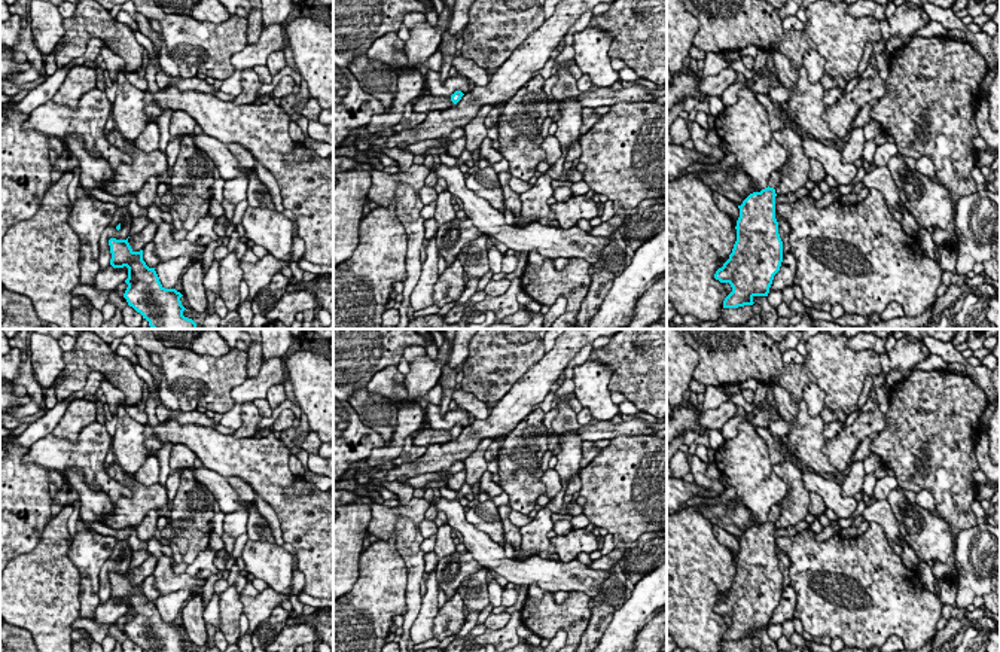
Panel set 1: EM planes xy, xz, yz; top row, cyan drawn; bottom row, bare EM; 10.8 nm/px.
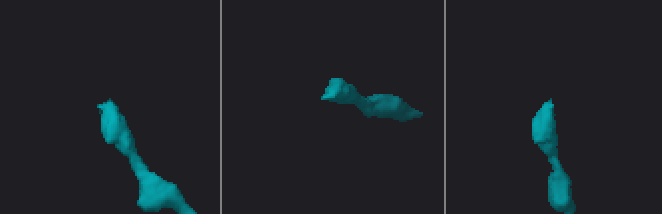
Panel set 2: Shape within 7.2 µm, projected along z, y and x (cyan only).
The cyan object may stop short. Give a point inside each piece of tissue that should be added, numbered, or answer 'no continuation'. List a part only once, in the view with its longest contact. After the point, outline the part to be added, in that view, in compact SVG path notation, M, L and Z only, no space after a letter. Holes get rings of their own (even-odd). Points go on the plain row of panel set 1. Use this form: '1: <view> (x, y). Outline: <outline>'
1: yz (774, 512). Outline: M781 502L772 505L768 514L768 520L775 522L780 518L780 511L781 511Z

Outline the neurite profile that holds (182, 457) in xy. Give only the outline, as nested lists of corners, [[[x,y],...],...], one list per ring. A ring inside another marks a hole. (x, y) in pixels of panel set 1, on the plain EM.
[[[176,444],[171,448],[170,469],[171,472],[185,470],[193,466],[196,454],[186,445]]]

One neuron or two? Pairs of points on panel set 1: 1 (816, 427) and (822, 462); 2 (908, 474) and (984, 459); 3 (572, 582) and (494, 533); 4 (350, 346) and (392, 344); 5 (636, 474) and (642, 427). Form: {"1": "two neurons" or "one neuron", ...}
{"1": "one neuron", "2": "two neurons", "3": "two neurons", "4": "one neuron", "5": "two neurons"}

